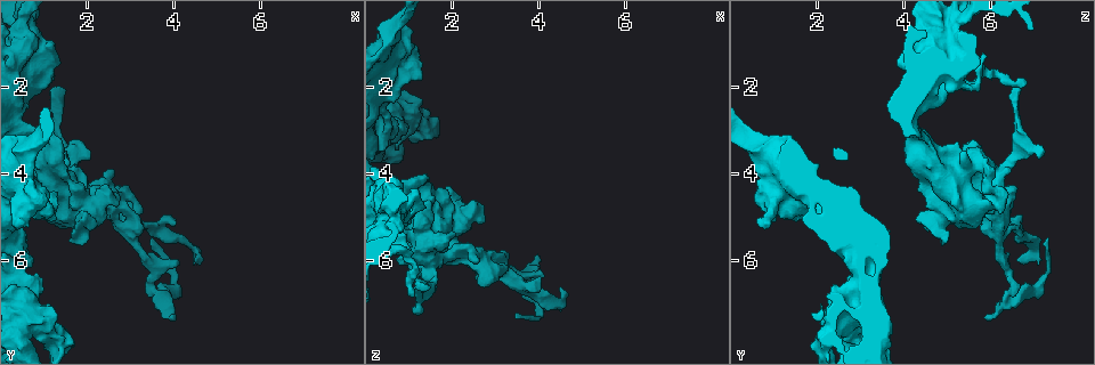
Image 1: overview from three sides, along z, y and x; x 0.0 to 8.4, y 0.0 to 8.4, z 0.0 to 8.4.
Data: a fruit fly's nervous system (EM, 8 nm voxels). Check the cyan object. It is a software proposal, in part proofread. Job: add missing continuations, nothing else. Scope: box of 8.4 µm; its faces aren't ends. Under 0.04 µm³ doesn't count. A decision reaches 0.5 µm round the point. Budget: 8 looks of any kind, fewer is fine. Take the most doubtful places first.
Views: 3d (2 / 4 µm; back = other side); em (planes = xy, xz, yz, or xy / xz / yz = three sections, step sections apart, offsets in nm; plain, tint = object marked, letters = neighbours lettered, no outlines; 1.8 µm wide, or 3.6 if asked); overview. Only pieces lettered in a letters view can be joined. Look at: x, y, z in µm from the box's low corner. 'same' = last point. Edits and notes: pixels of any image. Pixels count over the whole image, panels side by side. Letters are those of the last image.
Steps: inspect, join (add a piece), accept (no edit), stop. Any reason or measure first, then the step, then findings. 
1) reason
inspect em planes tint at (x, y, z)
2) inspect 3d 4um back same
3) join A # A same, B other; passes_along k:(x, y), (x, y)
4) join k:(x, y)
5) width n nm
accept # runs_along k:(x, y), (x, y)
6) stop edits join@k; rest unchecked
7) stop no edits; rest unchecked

thick turns thin
inspect 3d 2um at (0.70, 0.60, 4.80)

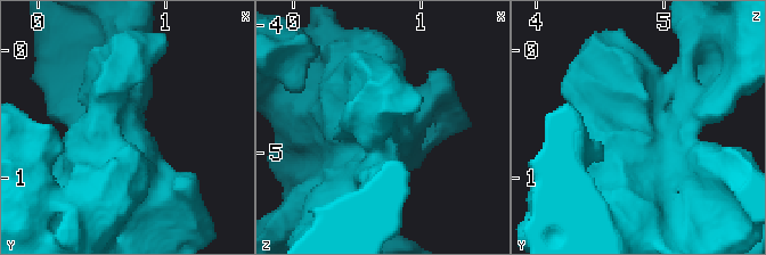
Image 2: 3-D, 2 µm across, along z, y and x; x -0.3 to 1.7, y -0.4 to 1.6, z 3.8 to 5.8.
shape alone is not enough
inspect em planes plain at (0.64, 0.60, 4.82)

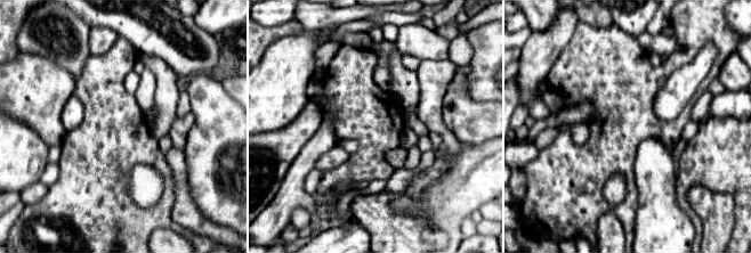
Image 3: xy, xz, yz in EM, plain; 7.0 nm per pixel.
see the neighbours
inspect em planes letters same

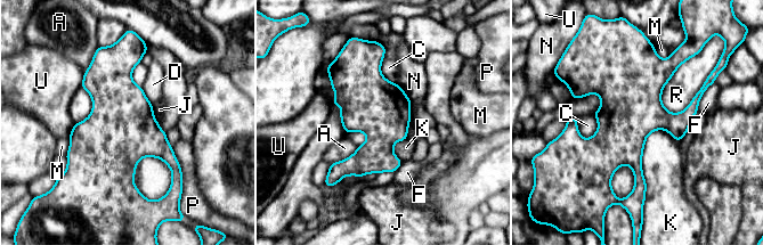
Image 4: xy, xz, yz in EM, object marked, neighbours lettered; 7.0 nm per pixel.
accept # A other, C other, D other, F other, J other, K other, M other, N other, P other, R other, U other; border 4:(664, 129), (644, 144), (644, 197); none of them fits

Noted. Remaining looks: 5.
two arms in line, one across
inspect em planes plain at (3.00, 5.20, 6.20)

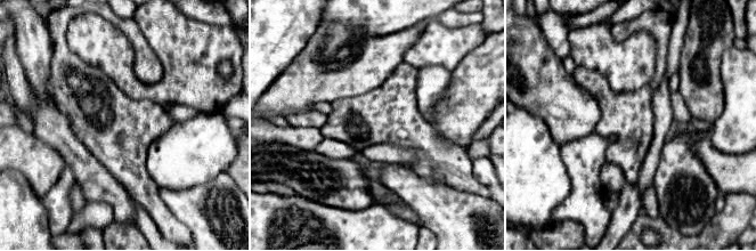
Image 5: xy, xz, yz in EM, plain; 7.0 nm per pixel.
inspect em planes tint same

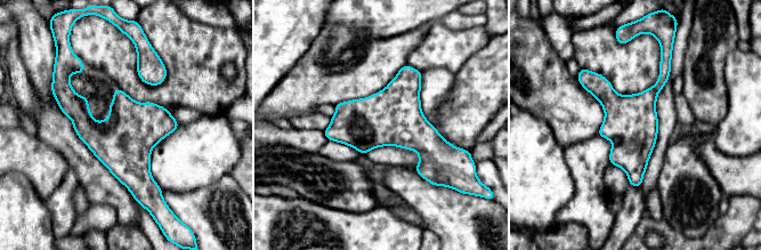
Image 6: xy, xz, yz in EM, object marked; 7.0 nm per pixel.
what lies round it
inspect em planes letters same

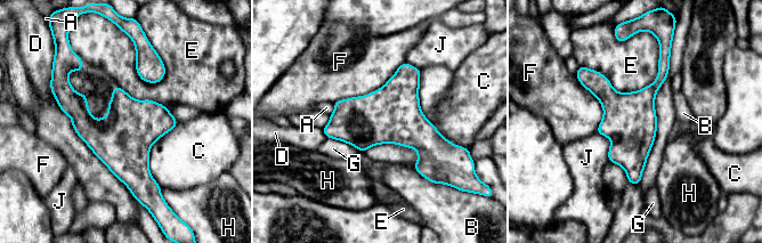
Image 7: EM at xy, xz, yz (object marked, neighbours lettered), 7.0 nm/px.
accept # A other, B other, C other, D other, E other, F other, G other, H other, J other; none of them fits

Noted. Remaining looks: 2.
thick turns thin
inspect em 3.6um planes tint at (1.00, 3.65, 4.70)

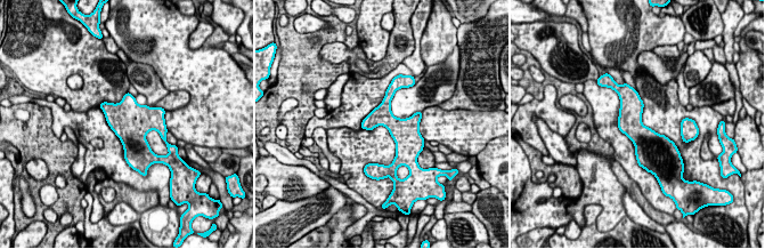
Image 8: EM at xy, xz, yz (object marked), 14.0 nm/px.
inspect em 3.6um planes letters same

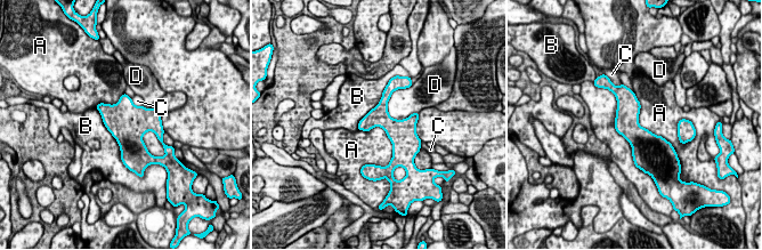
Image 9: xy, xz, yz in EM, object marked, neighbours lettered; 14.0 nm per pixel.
accept # A other, B other, C other, D other; border 9:(632, 91), (639, 123), (669, 142); none of them fits

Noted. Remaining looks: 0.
stop no edits; rest unchecked

